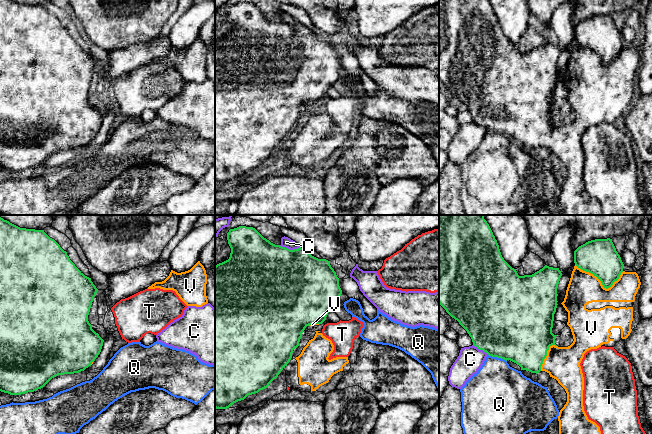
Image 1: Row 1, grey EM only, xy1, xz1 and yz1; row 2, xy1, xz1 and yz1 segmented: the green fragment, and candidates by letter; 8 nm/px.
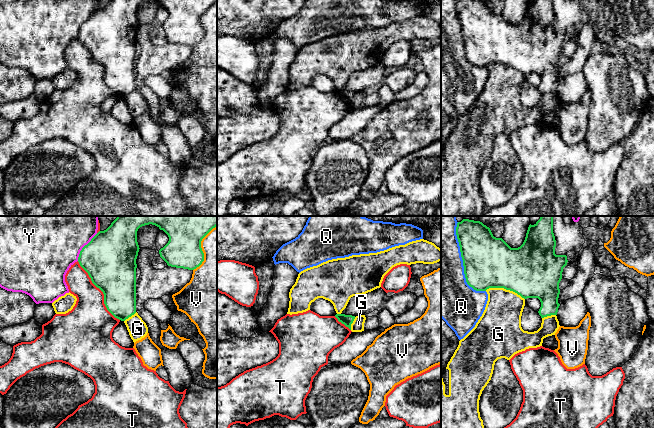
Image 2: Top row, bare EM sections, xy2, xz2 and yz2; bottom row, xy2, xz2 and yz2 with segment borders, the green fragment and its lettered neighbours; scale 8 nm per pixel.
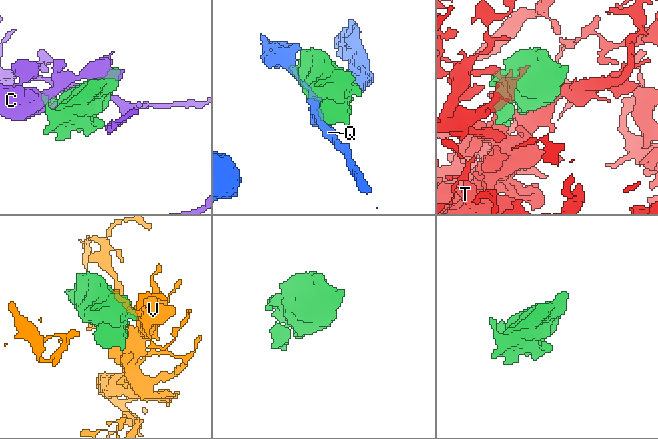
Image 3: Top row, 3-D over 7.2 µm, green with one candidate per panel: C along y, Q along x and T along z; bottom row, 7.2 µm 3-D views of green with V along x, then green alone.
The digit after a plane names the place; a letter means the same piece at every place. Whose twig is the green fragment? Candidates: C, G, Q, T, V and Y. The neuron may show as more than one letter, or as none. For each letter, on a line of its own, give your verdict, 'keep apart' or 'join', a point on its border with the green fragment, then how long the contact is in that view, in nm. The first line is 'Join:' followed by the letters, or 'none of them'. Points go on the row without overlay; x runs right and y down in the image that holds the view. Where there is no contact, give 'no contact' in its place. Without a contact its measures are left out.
Join: V
C: keep apart; meets green in xz1 at (289, 25); contact 170 nm long
G: keep apart; meets green in yz2 at (505, 64); contact 320 nm long
Q: keep apart; meets green in yz2 at (463, 39); contact 600 nm long
T: keep apart; meets green in xy2 at (101, 66); contact 600 nm long
V: join; meets green in yz1 at (601, 58); contact 400 nm long
Y: keep apart; meets green in xy2 at (83, 23); contact 280 nm long

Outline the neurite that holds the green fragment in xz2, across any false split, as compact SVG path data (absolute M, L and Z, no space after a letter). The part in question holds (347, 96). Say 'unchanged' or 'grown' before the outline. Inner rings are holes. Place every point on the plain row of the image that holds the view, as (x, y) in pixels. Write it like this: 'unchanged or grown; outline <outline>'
unchanged; outline M336 90L335 93L338 95L339 98L344 100L351 106L351 100L353 99L355 92L352 91L345 91L345 90Z

